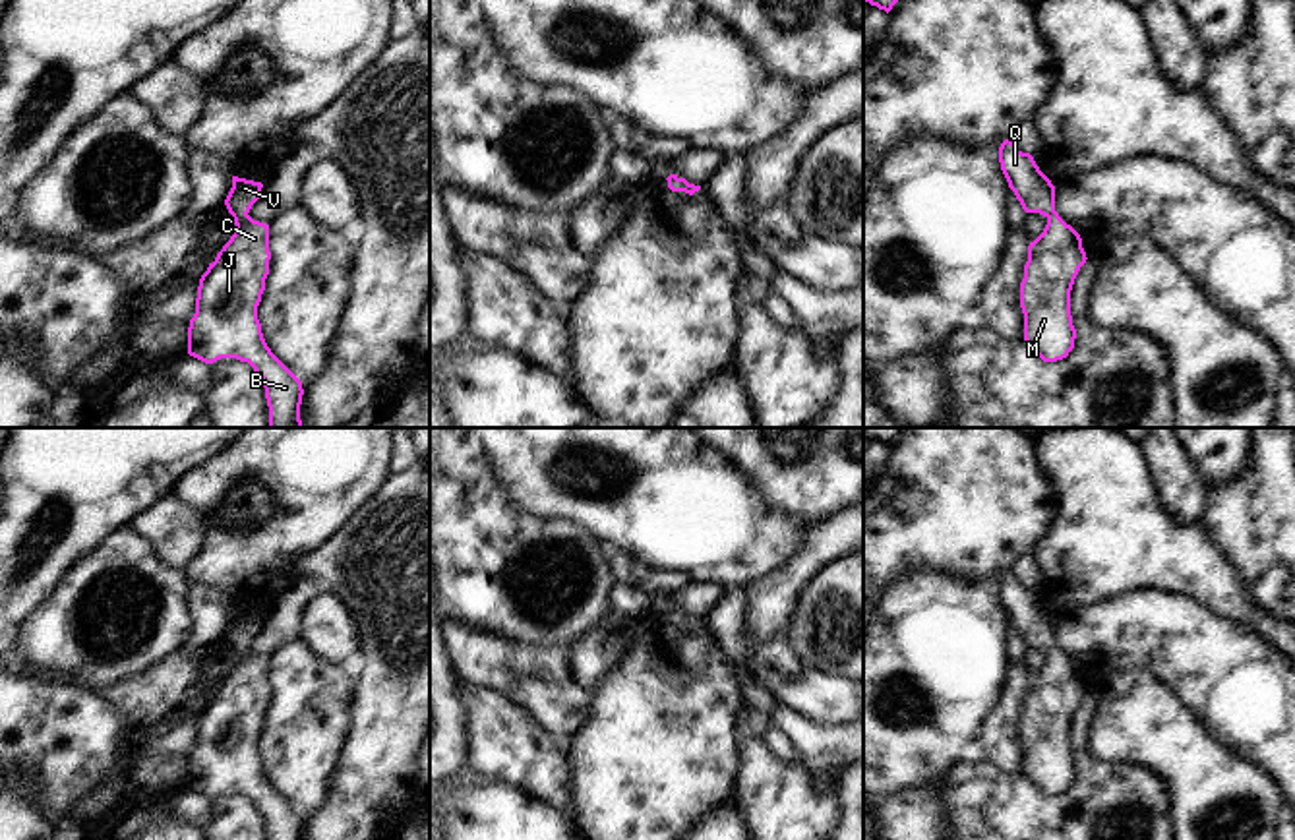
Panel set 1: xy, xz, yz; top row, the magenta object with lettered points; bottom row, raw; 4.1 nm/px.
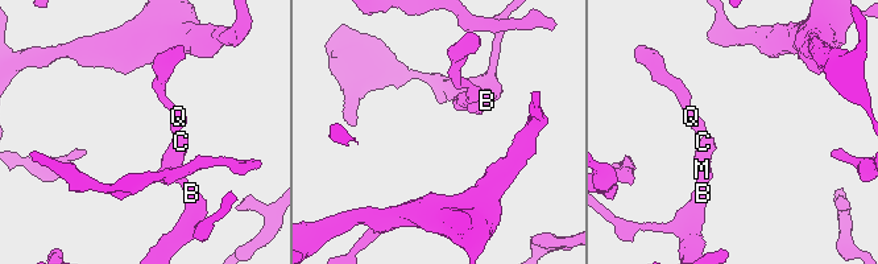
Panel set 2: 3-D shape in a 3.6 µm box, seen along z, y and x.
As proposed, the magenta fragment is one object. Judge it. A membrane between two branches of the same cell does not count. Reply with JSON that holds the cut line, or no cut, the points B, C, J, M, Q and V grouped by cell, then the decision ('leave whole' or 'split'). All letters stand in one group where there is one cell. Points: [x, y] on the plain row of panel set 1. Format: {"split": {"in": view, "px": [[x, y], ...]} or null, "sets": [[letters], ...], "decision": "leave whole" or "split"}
{"split": null, "sets": [["B", "C", "J", "M", "Q", "V"]], "decision": "leave whole"}

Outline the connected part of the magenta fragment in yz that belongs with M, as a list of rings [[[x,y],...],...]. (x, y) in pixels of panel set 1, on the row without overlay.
[[[1005,573],[999,596],[1022,643],[1047,652],[1043,666],[1028,679],[1020,741],[1028,780],[1043,795],[1057,795],[1074,782],[1070,724],[1088,691],[1080,668],[1055,645],[1055,619],[1034,590],[1018,585],[1012,573]]]

